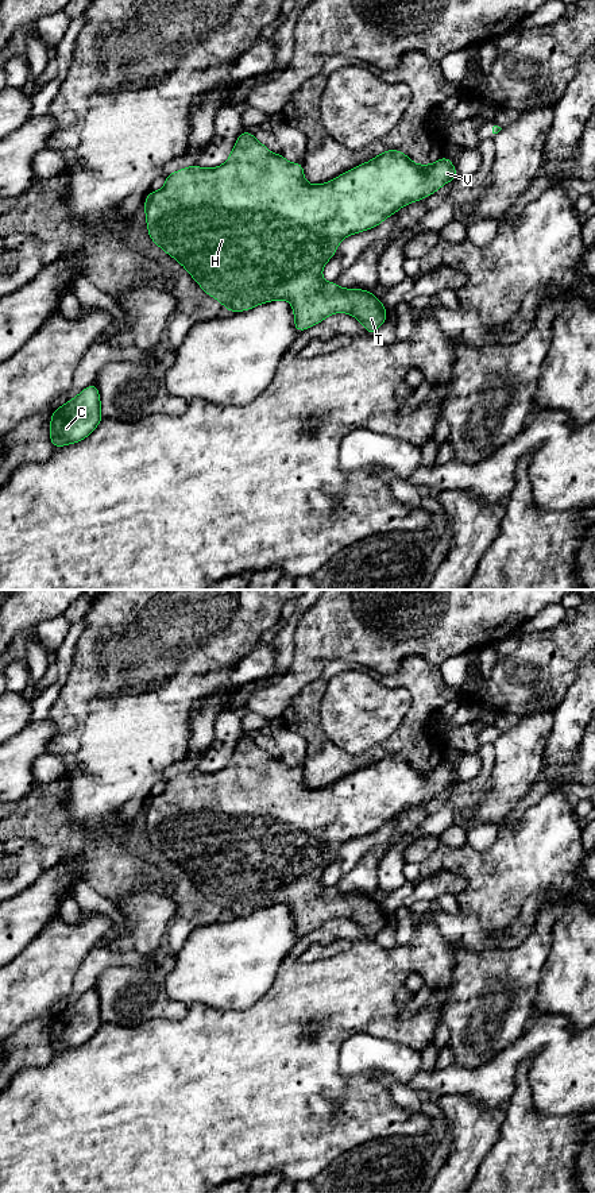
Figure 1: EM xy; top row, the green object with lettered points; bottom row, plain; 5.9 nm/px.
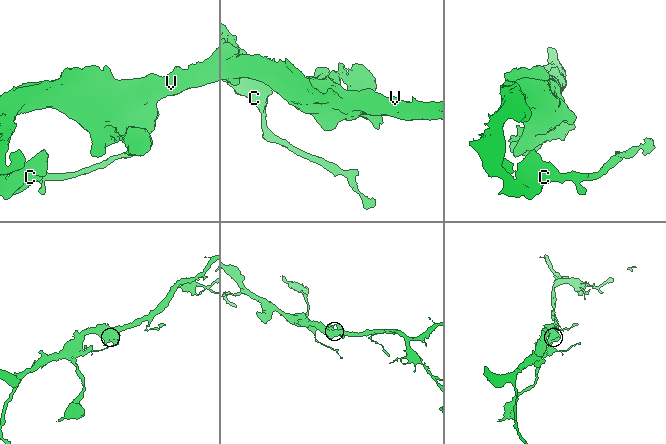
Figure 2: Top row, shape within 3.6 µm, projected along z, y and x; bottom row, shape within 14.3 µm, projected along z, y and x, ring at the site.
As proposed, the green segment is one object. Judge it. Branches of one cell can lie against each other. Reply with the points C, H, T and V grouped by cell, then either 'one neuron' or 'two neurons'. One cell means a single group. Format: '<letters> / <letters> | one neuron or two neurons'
C H T V | one neuron

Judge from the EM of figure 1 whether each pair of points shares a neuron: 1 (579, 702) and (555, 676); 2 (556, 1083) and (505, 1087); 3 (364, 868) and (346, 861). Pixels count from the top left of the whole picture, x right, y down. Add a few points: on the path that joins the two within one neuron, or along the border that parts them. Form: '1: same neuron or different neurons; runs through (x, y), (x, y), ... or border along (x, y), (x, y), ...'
1: different neurons; border along (580, 661), (575, 679), (555, 709)
2: same neuron; runs through (556, 1057), (551, 1042), (543, 1041), (513, 1061)
3: different neurons; border along (382, 845), (373, 846), (335, 885)

